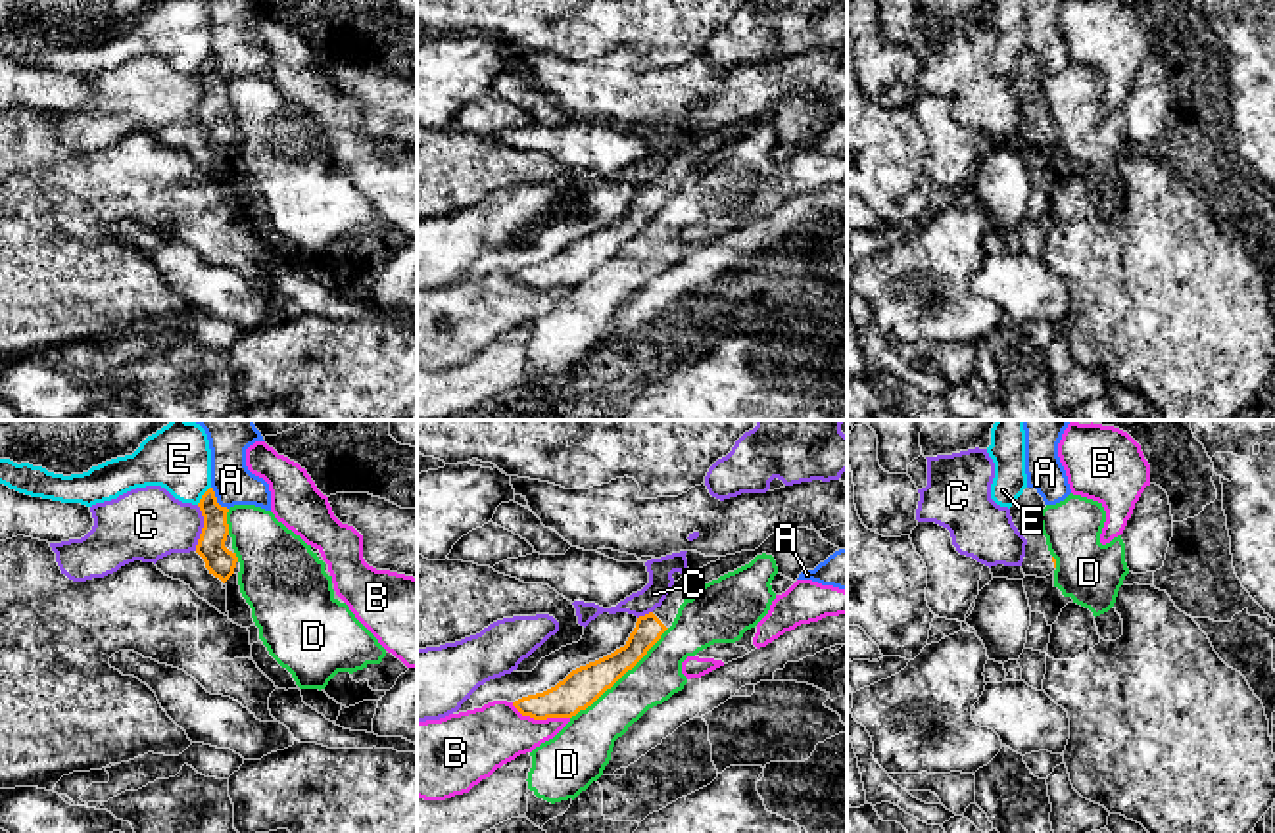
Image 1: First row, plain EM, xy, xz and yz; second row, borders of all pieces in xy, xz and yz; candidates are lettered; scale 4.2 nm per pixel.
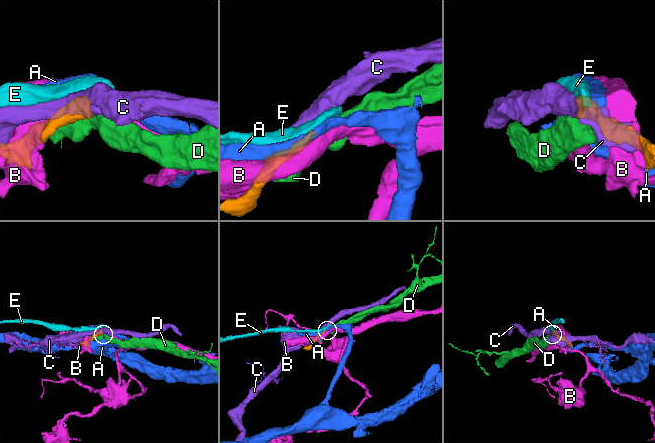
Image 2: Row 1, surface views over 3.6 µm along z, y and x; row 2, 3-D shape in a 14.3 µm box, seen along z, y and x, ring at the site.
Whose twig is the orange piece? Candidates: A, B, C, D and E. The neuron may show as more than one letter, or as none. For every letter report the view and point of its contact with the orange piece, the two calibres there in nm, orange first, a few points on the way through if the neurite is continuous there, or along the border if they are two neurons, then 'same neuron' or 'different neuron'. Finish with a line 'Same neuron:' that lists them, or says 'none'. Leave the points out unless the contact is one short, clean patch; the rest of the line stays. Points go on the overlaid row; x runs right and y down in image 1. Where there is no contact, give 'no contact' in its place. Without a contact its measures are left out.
A: meets orange in xy at (216, 499); 120 nm thick on the orange side, 170 nm on the other; different neuron
B: meets orange in xz at (540, 718); 160 nm thick on the orange side, 260 nm on the other; different neuron
C: meets orange in xy at (202, 528); 120 nm thick on the orange side, 300 nm on the other; border along xy (198, 505), (202, 532), (194, 549); different neuron
D: meets orange in xz at (621, 676); 160 nm thick on the orange side, 200 nm on the other; different neuron
E: meets orange in xy at (202, 496); 110 nm thick on the orange side, 280 nm on the other; border along xy (210, 486), (196, 503); different neuron
Same neuron: none

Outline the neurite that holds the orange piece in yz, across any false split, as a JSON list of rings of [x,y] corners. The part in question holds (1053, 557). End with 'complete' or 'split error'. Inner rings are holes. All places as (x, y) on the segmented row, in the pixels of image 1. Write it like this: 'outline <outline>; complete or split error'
outline [[[1025,488],[1010,507],[1010,516],[1018,532],[1027,539],[1022,570],[1025,576],[1046,578],[1056,570],[1046,537],[1041,532],[1039,514],[1045,509],[1043,497],[1035,488]]]; split error

